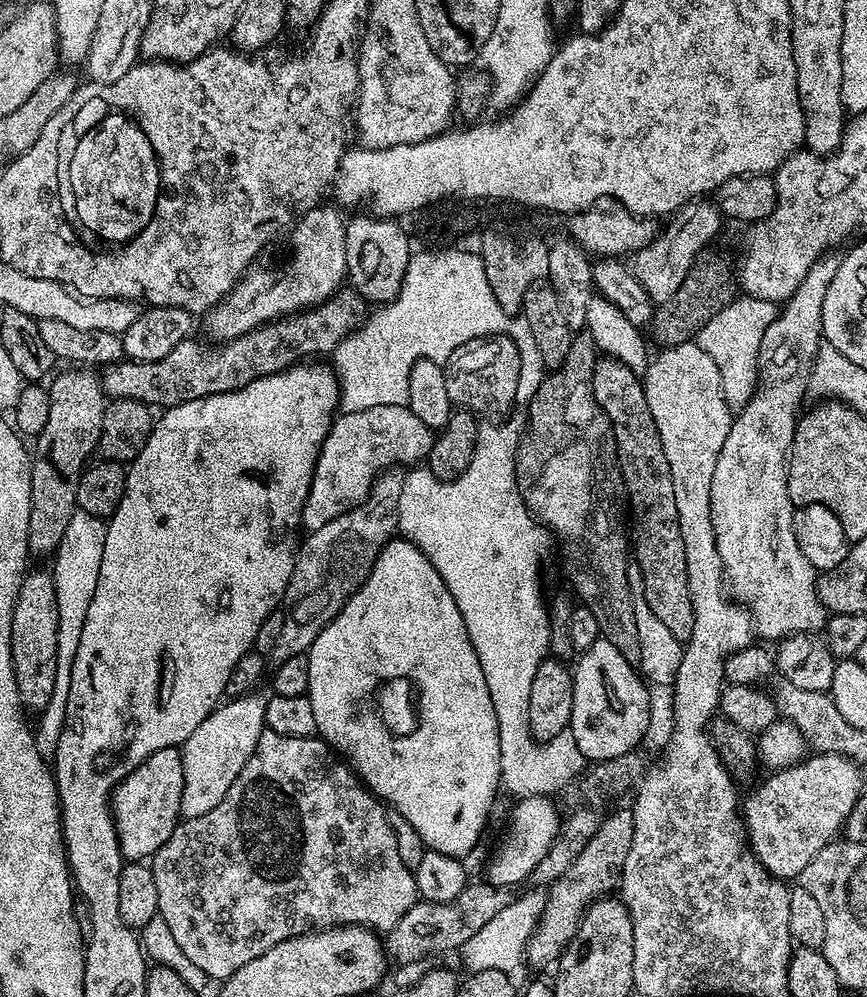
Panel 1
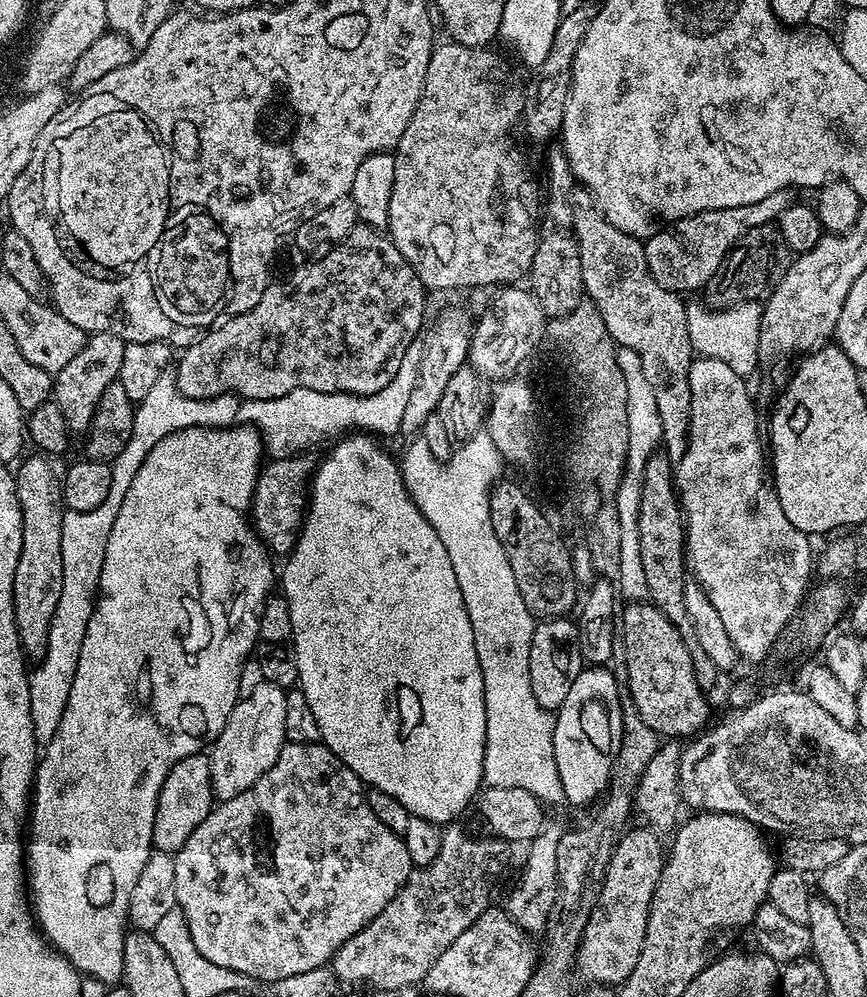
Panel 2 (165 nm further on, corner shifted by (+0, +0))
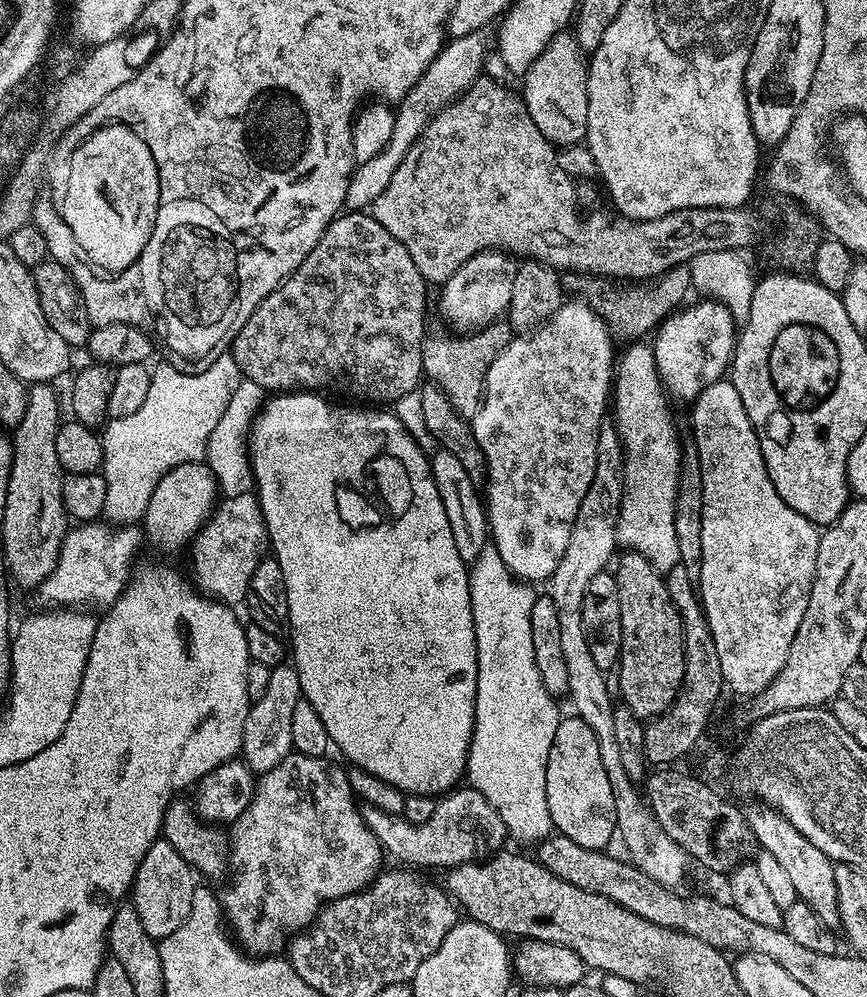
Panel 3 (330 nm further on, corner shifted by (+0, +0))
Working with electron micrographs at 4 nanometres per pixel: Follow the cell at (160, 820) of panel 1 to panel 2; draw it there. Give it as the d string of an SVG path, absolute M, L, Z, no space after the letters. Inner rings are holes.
M195 752L172 765L166 782L158 794L158 806L154 814L152 846L158 852L176 853L186 846L186 838L202 826L202 818L211 814L214 807L210 762L204 752Z

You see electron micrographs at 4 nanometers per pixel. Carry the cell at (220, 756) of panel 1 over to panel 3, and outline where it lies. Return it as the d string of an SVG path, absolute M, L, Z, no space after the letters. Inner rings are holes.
M291 663L279 664L272 669L270 682L266 686L266 694L262 698L251 701L248 709L248 717L244 723L242 734L242 746L240 751L242 759L253 773L263 774L274 770L282 758L293 751L292 739L290 738L290 722L292 721L294 705L301 699L300 683L295 667Z

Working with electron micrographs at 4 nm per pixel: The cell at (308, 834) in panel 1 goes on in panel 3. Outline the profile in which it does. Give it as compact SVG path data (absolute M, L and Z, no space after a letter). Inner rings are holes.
M295 750L289 752L286 758L282 758L282 762L278 762L278 766L274 766L274 770L263 773L257 779L256 793L252 795L250 806L246 806L246 810L242 810L240 817L232 821L230 825L230 877L232 876L232 881L225 886L224 892L219 893L220 905L224 907L224 918L231 935L250 956L263 958L283 953L290 937L307 929L325 904L340 899L344 895L363 891L381 871L380 843L378 838L374 838L370 826L366 826L361 805L352 794L347 771L343 767L340 769L338 765L331 764L330 761L328 756L307 756Z

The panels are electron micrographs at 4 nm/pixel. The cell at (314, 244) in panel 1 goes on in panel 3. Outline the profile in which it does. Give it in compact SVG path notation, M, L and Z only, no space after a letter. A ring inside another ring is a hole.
M464 36L449 39L440 53L430 62L430 66L414 82L410 91L395 105L394 130L390 133L390 142L374 158L357 163L352 176L346 186L345 205L352 210L364 210L371 205L373 200L390 186L390 178L394 178L394 170L402 166L402 158L414 146L414 142L422 134L422 130L447 106L453 104L460 95L467 90L473 81L479 79L483 71L486 56L472 56L472 40Z

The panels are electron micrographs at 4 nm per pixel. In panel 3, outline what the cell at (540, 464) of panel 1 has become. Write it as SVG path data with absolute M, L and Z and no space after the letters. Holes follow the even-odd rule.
M687 266L671 268L663 276L657 276L655 280L641 283L639 286L629 286L612 278L591 274L569 275L566 284L569 289L572 287L576 291L573 293L579 299L589 304L604 319L611 335L617 341L624 340L623 342L635 341L643 337L640 336L643 332L651 333L661 320L677 311L689 299L688 292L693 291L690 270Z

